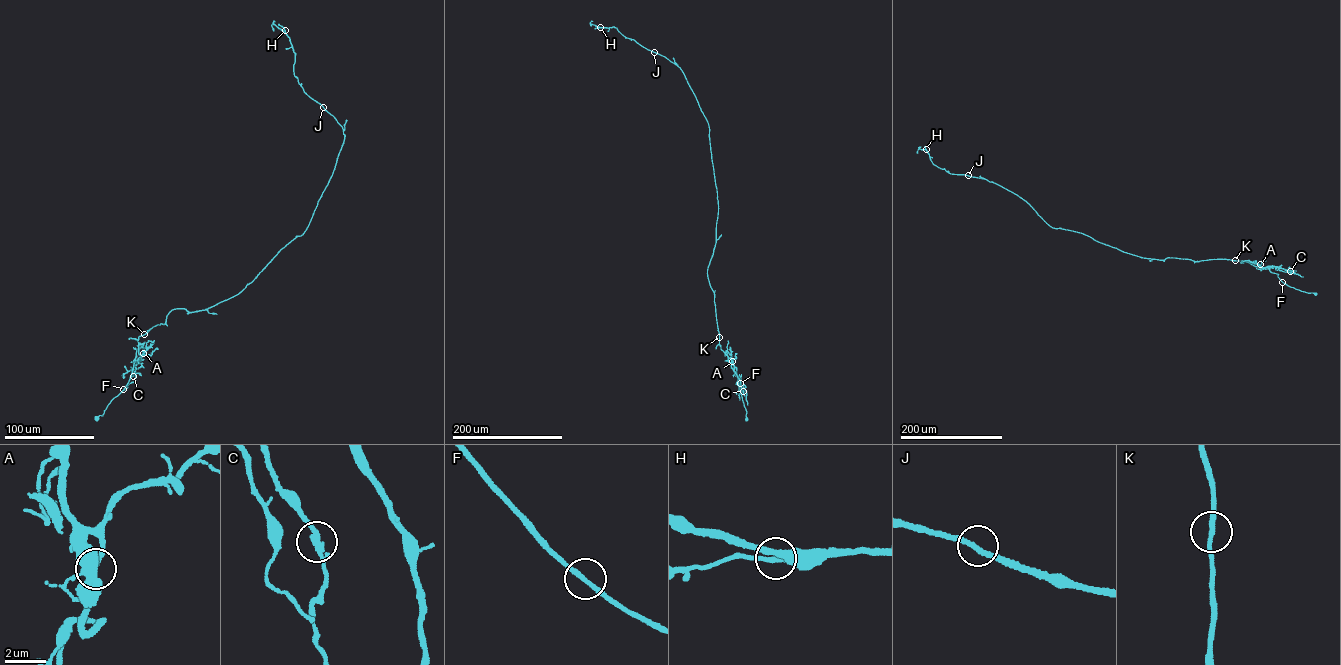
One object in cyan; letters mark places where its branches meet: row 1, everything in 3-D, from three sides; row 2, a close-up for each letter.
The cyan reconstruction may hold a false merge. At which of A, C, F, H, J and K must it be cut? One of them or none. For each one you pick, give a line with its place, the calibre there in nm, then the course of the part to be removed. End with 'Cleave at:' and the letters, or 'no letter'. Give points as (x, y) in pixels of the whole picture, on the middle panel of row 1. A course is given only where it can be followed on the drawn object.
Cleave at: no letter

